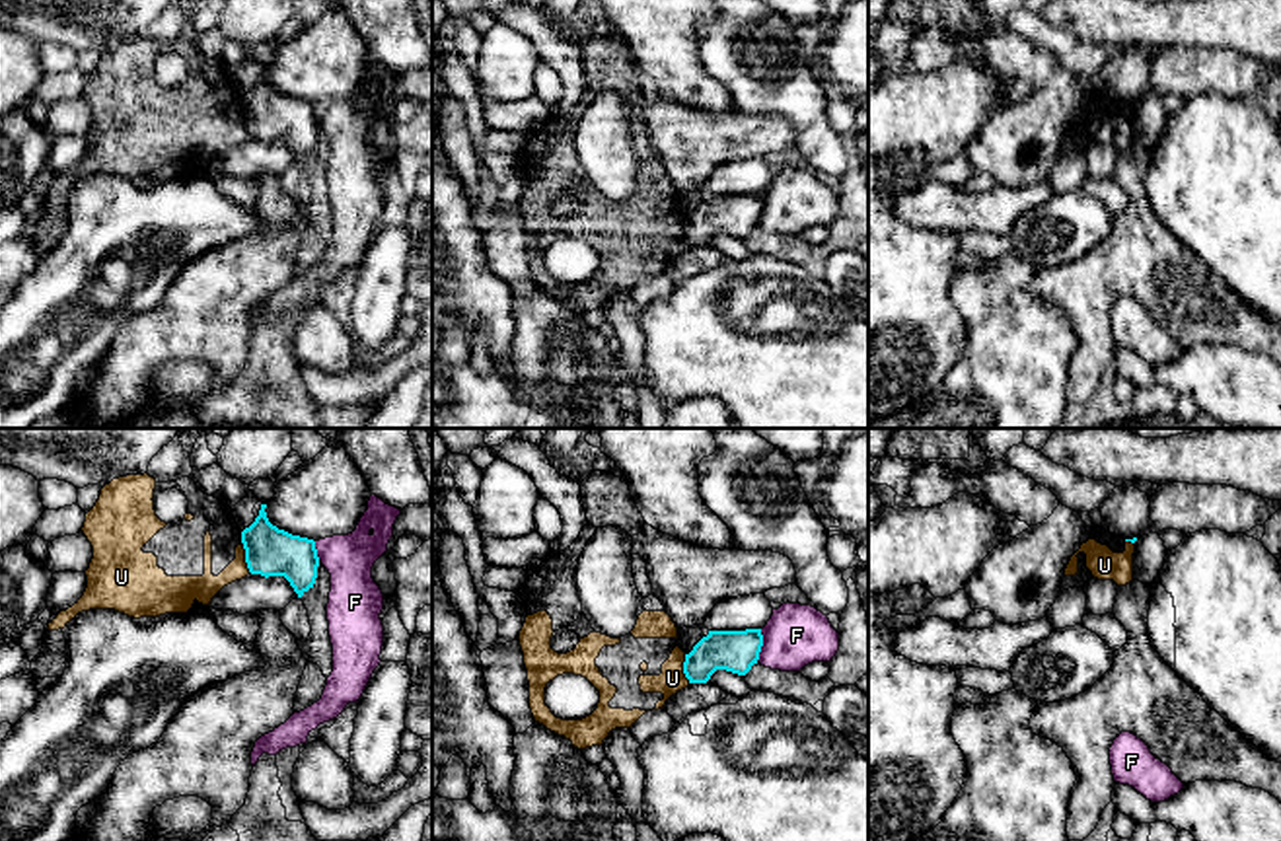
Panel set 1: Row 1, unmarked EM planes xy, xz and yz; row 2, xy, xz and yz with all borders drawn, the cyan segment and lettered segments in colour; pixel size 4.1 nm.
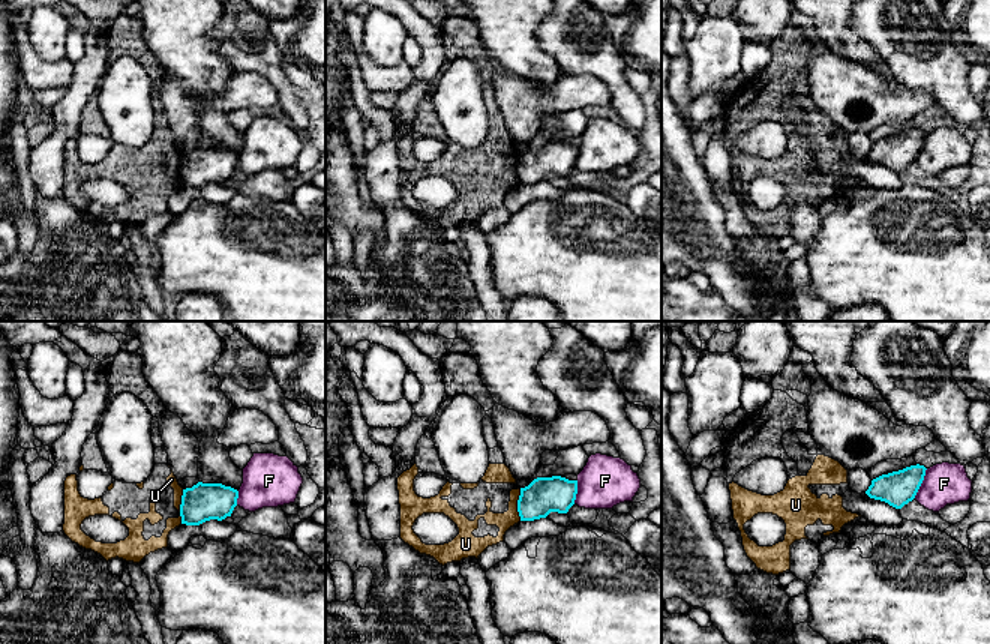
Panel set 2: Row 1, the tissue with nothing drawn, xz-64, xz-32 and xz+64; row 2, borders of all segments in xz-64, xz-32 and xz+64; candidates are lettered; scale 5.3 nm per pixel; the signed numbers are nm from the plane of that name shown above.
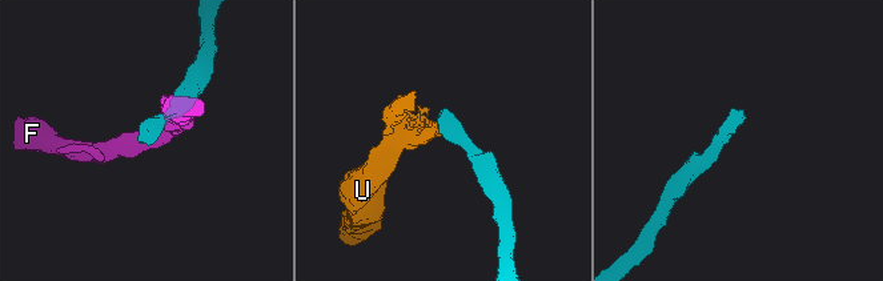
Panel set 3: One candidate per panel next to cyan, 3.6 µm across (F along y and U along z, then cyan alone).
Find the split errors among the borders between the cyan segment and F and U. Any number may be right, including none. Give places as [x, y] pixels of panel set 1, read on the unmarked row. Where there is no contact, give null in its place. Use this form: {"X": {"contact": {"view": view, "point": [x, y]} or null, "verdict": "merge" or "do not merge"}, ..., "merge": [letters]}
{"F": {"contact": {"view": "xz", "point": [762, 209]}, "verdict": "do not merge"}, "U": {"contact": {"view": "xy", "point": [246, 121]}, "verdict": "do not merge"}, "merge": []}

